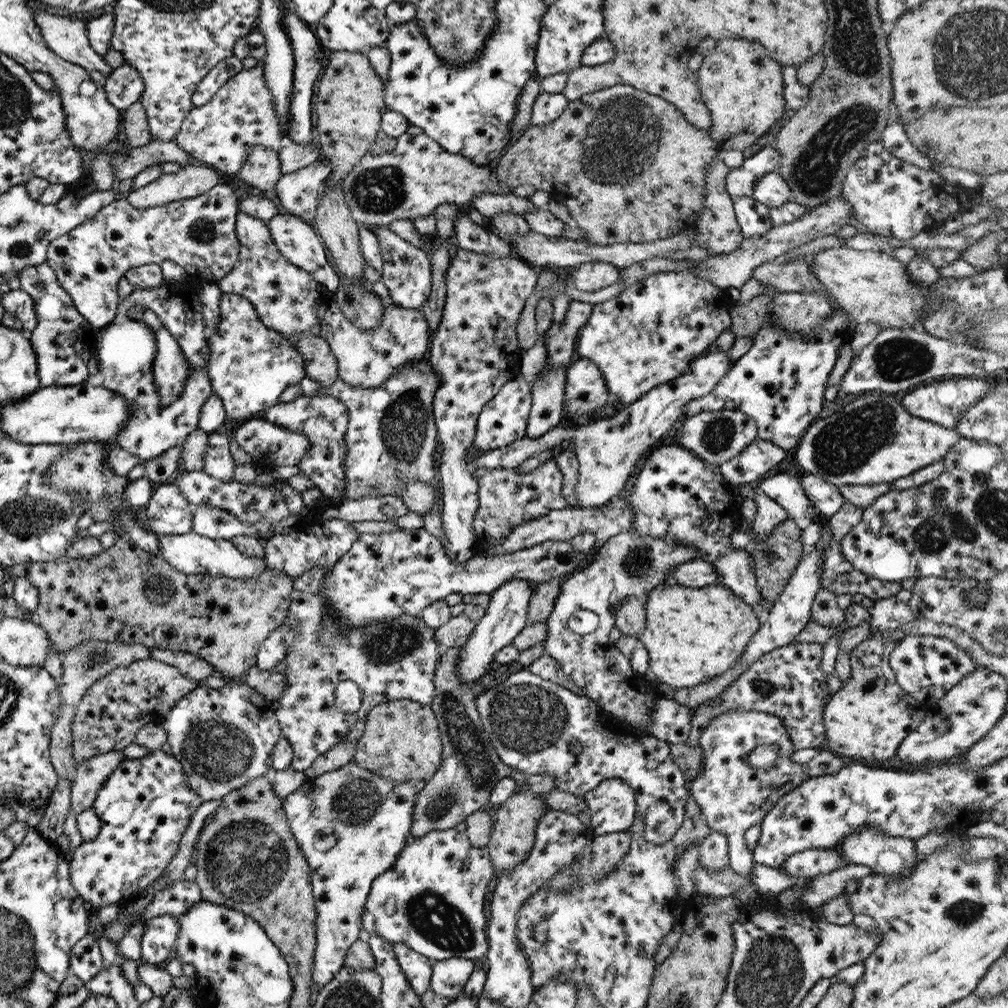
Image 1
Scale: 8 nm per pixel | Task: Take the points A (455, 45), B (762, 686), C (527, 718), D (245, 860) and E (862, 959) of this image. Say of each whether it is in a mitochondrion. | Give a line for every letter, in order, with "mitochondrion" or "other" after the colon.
A: mitochondrion
B: mitochondrion
C: mitochondrion
D: mitochondrion
E: other

